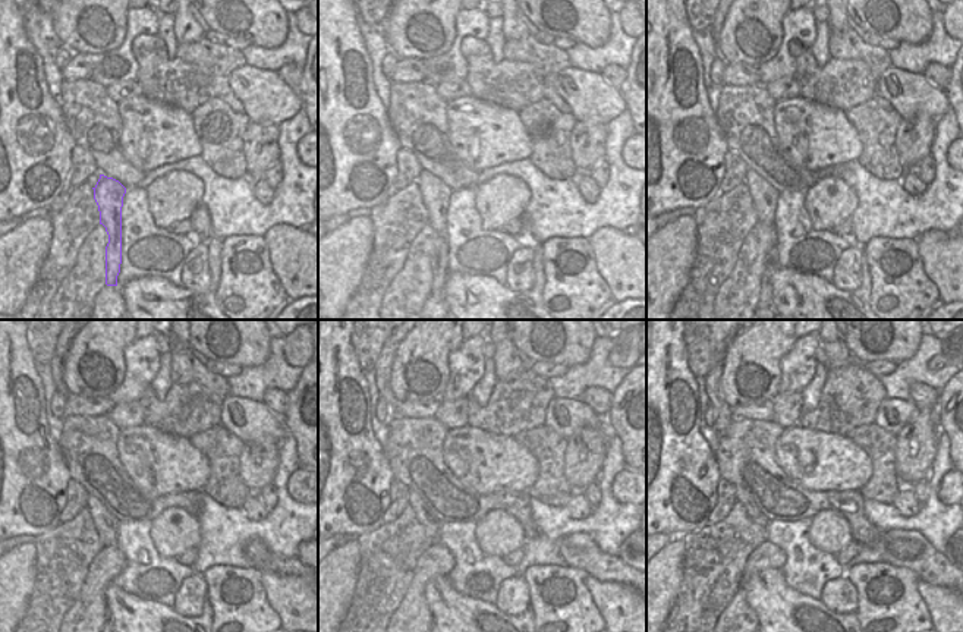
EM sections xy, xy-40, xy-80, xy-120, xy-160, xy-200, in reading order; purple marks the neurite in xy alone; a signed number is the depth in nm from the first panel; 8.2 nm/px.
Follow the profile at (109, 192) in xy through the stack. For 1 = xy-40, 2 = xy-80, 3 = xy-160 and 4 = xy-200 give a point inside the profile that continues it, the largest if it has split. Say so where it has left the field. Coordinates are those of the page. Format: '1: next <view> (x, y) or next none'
1: next xy-40 (436, 195)
2: next xy-80 (764, 195)
3: next xy-160 (425, 516)
4: next xy-200 (742, 496)

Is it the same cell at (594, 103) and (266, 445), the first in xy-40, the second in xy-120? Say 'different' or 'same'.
different

